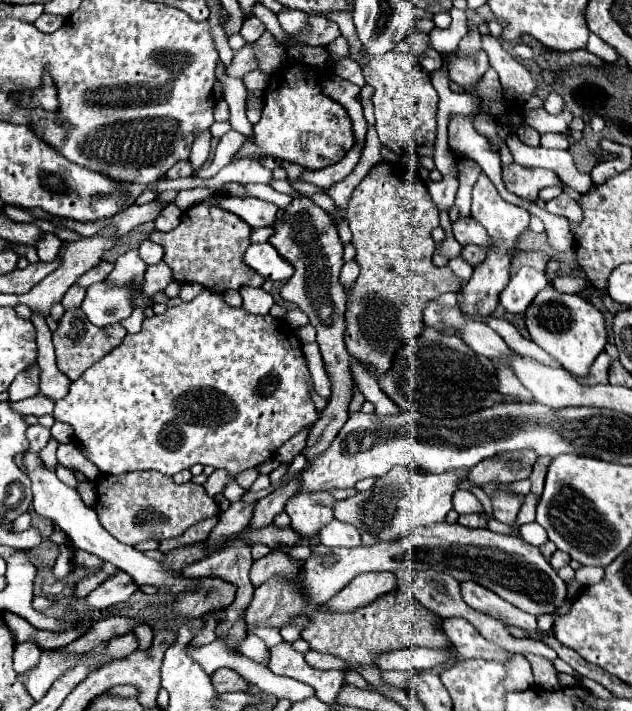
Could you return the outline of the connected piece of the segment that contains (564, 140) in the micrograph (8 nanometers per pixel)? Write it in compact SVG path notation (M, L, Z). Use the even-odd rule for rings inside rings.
M547 132L547 134L541 134L541 146L567 150L569 148L569 138L561 132Z

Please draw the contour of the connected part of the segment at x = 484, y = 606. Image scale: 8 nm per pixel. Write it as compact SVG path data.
M461 582L461 594L463 594L463 600L471 608L499 620L505 626L517 626L517 628L525 630L529 634L529 638L537 638L539 628L537 628L537 618L533 614L513 608L513 604L501 600L501 596L479 586L477 582Z

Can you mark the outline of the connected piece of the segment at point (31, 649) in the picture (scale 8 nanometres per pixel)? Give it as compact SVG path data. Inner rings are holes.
M35 642L17 644L15 652L13 652L13 668L15 668L15 672L25 672L29 666L33 668L37 664L39 652L41 650L39 650L39 646Z

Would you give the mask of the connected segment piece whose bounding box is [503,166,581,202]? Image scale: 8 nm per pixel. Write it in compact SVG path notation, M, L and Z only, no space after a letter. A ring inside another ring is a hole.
M519 168L523 172L517 172L515 176L503 176L503 182L507 186L509 192L521 196L521 198L527 198L527 200L535 200L537 198L537 192L545 186L561 186L567 194L579 201L581 194L577 191L569 188L559 176L557 172L553 170L547 170L547 168Z

